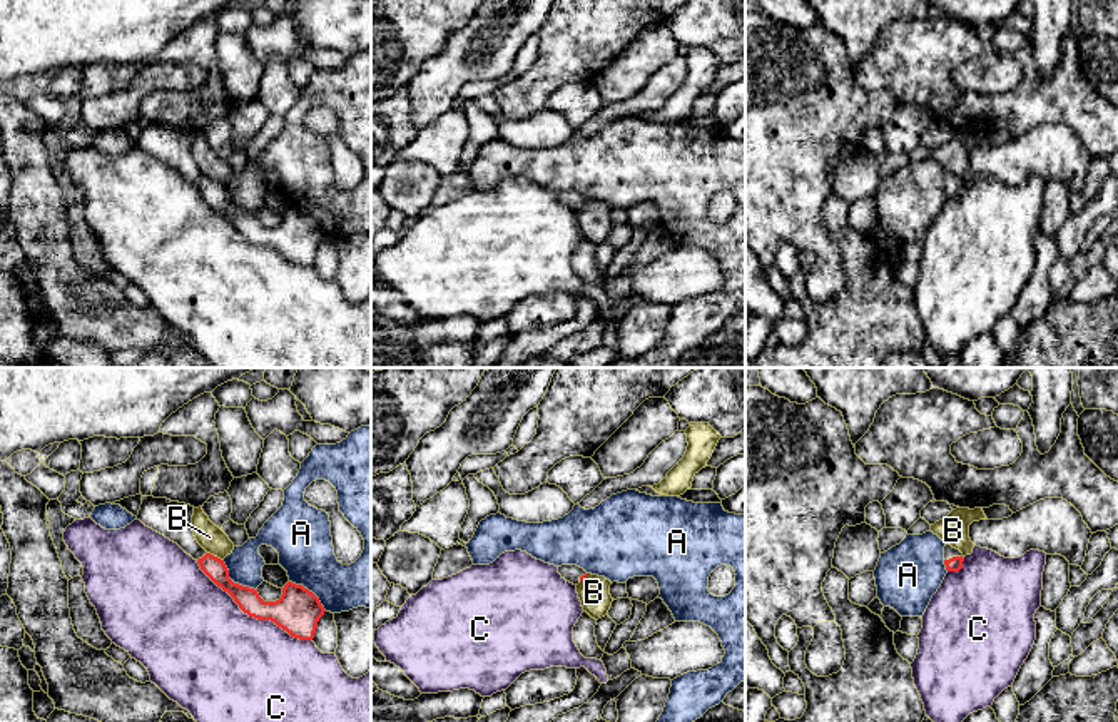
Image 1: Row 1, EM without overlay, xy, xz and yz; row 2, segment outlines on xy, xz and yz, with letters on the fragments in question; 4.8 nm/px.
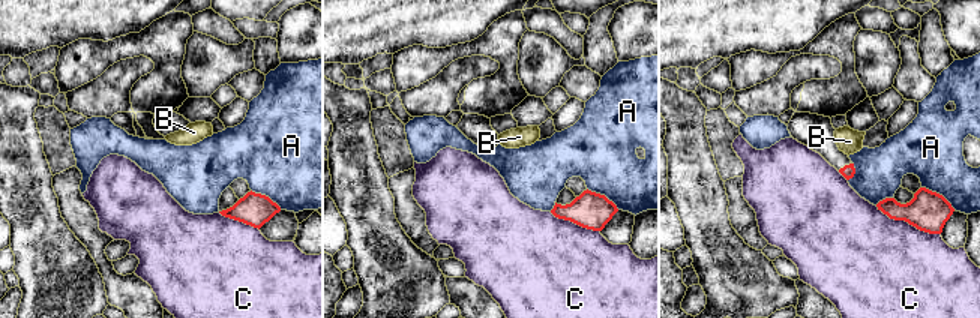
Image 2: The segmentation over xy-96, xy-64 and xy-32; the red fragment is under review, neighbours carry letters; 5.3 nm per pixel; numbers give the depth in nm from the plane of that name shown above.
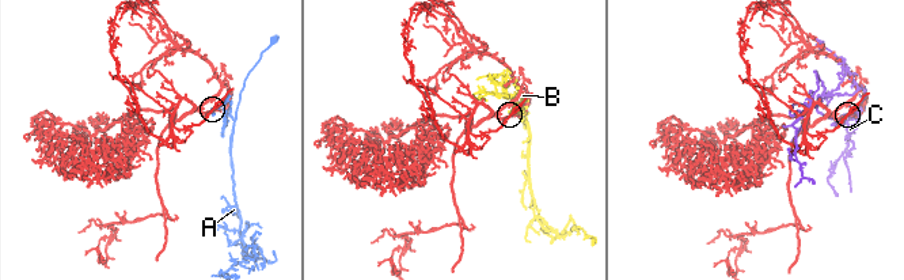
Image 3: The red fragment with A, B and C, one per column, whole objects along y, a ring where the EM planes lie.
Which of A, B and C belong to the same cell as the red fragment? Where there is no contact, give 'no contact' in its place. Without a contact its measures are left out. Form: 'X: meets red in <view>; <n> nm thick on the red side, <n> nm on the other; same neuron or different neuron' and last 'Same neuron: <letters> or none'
A: meets red in xy; 110 nm thick on the red side, 170 nm on the other; different neuron
B: meets red in xy; 100 nm thick on the red side, 120 nm on the other; different neuron
C: meets red in xy; 220 nm thick on the red side, 500 nm on the other; different neuron
Same neuron: none

